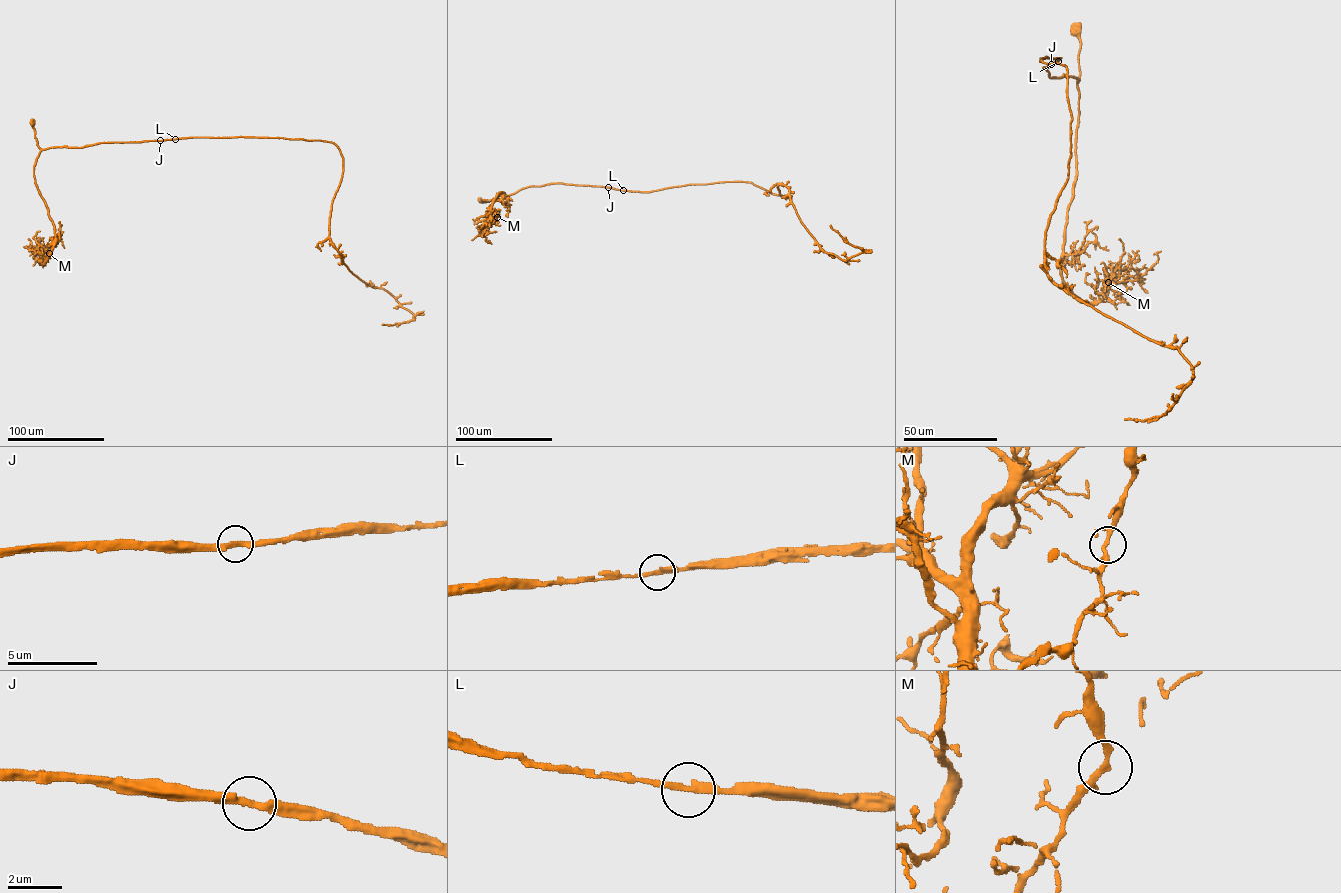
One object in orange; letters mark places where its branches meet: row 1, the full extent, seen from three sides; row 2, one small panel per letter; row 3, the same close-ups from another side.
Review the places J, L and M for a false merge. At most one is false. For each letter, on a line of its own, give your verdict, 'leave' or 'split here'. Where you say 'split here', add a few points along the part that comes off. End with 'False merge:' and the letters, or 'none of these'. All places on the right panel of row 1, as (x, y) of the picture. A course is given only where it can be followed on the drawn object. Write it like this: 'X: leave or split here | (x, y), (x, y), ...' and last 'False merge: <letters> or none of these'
J: leave
L: leave
M: leave
False merge: none of these

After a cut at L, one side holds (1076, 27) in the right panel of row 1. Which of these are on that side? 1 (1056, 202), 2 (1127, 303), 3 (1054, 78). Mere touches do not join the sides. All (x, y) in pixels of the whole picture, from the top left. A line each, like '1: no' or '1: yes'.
1: no
2: yes
3: yes

